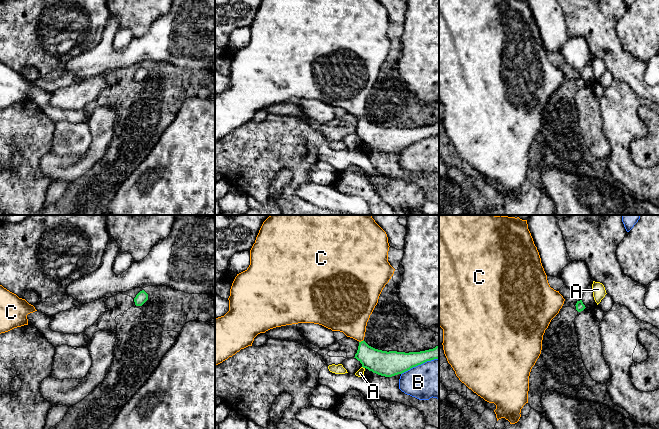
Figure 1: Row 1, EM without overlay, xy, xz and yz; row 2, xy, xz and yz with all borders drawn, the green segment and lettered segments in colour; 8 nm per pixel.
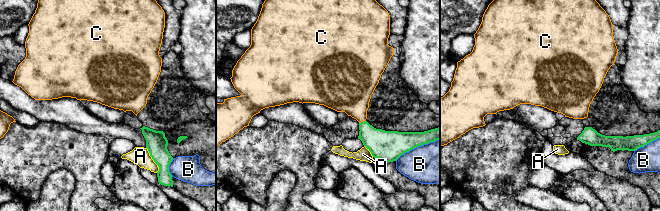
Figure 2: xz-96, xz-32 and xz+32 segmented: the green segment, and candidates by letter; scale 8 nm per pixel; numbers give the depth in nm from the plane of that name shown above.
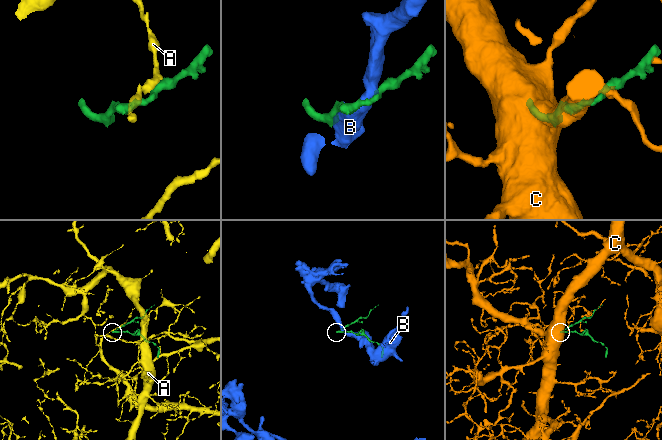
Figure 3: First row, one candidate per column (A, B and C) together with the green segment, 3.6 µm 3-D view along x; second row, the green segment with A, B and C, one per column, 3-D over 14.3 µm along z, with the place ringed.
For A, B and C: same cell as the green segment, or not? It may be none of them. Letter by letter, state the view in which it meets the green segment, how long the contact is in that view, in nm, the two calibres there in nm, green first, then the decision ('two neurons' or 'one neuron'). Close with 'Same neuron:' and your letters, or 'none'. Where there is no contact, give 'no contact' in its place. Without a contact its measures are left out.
A: xz | 30 nm | 200/60 nm | two neurons
B: xz | 340 nm | 200/320 nm | two neurons
C: xz | 50 nm | 200/320 nm | one neuron
Same neuron: C

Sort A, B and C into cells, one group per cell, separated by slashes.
A / B / C

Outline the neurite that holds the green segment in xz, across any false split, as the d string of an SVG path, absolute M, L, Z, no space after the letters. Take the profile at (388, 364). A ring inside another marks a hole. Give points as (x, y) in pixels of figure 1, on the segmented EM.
M270 215L263 222L250 250L249 267L237 274L232 283L229 311L215 318L215 366L241 349L252 346L258 334L298 323L319 324L357 340L359 346L354 358L363 368L381 376L392 377L439 359L439 345L425 351L405 353L378 350L364 341L370 315L395 271L388 262L389 247L386 232L371 215Z

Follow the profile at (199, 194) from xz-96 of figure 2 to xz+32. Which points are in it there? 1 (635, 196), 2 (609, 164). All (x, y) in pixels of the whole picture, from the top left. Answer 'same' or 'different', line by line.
1: different
2: same

